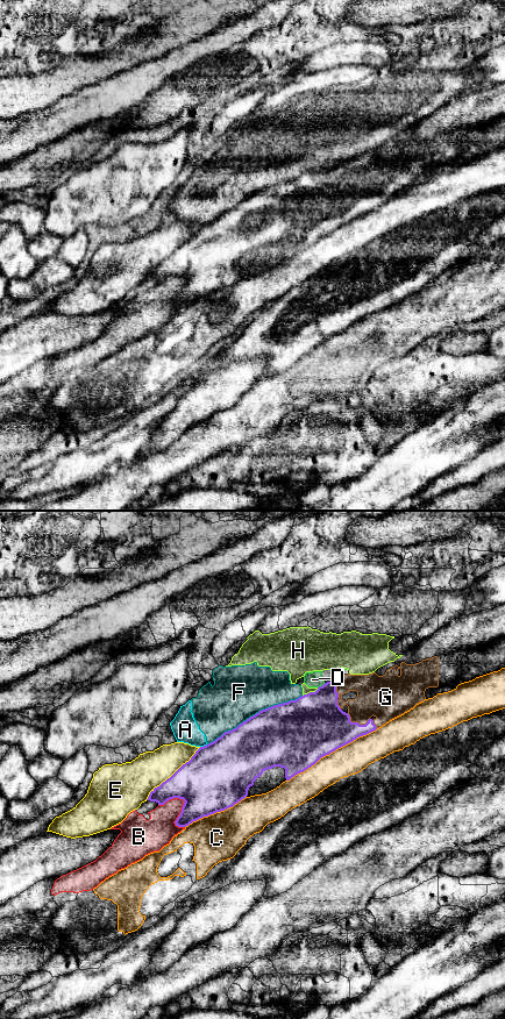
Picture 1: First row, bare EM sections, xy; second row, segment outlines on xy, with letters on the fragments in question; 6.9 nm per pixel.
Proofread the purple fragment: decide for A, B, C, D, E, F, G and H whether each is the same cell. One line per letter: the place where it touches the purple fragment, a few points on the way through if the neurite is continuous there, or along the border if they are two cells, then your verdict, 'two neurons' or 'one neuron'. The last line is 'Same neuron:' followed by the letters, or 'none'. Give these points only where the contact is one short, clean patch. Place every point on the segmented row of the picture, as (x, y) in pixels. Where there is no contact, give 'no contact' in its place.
A: xy (204, 746) | along xy (206, 743), (200, 747) | two neurons
B: xy (184, 804) | two neurons
C: xy (332, 752) | two neurons
D: xy (322, 685) | along xy (325, 683), (318, 688) | two neurons
E: xy (173, 774) | two neurons
F: xy (255, 714) | two neurons
G: xy (356, 722) | one neuron
H: xy (310, 692) | along xy (318, 688), (303, 696) | two neurons
Same neuron: G

